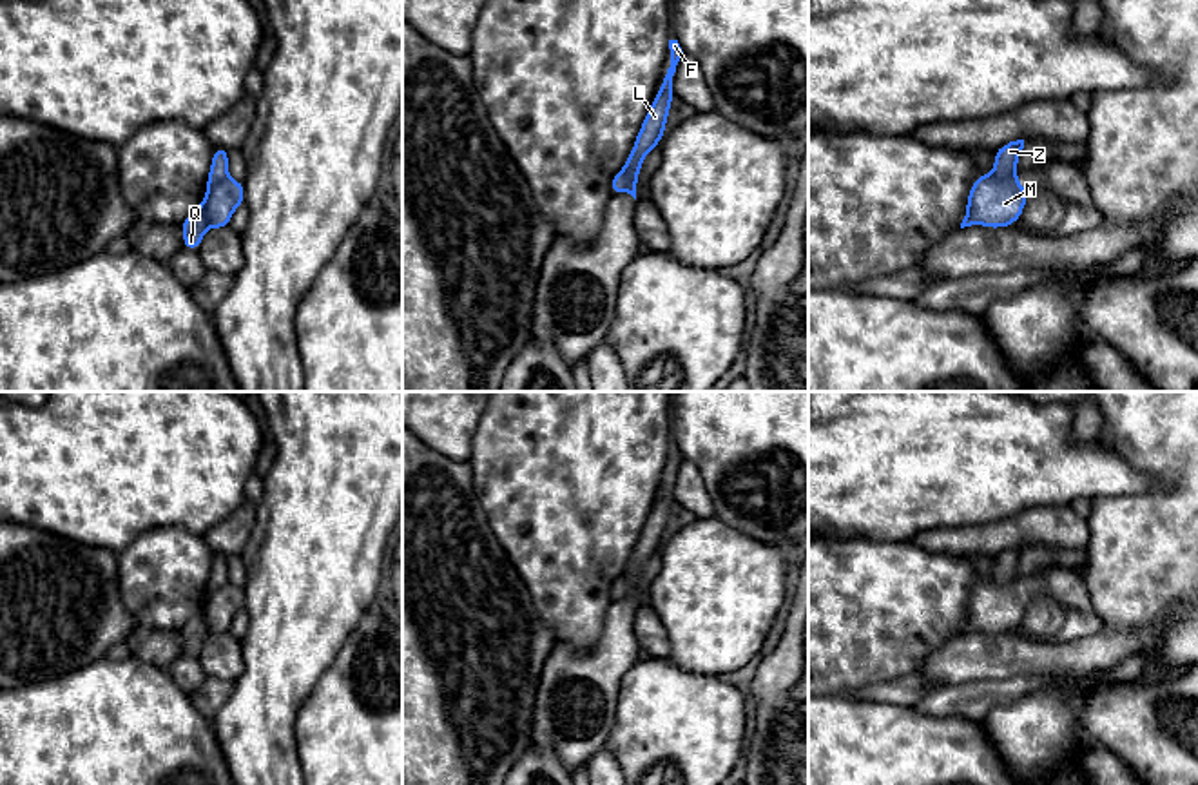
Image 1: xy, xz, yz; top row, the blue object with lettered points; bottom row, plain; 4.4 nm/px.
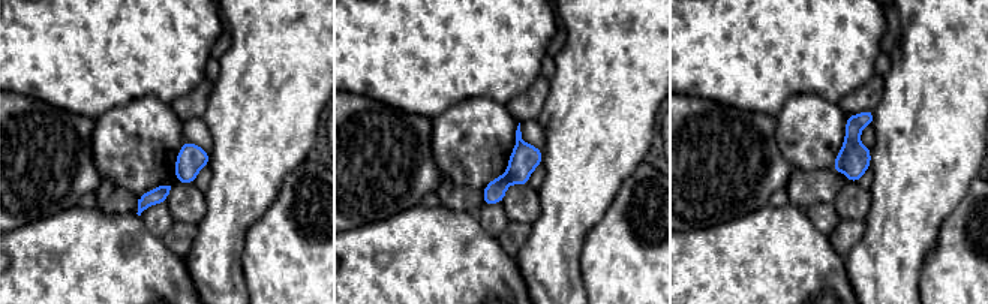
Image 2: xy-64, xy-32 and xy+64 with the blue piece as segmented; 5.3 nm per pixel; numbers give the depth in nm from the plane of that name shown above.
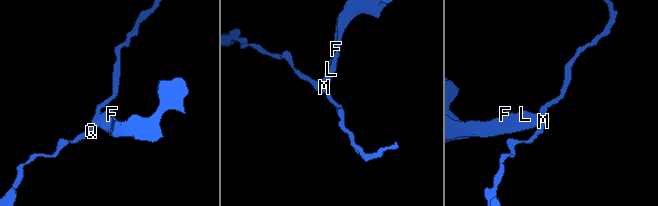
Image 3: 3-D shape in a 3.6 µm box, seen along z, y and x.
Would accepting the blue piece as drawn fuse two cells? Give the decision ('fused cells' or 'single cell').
fused cells

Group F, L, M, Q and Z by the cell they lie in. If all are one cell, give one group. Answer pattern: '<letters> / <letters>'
F L M / Q Z

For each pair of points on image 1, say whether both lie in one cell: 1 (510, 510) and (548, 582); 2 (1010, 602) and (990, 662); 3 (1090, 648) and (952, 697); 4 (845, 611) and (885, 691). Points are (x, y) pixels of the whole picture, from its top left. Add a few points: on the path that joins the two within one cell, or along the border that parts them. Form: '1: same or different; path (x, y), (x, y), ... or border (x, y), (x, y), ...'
1: same; path (522, 528), (522, 535), (548, 564)
2: different; border (1012, 629), (1001, 633), (965, 631), (961, 635)
3: different; border (1046, 673), (963, 682)
4: different; border (916, 671), (905, 677), (869, 682), (847, 693)

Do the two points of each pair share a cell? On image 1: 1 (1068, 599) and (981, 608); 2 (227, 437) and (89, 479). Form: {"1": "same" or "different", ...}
{"1": "same", "2": "same"}

